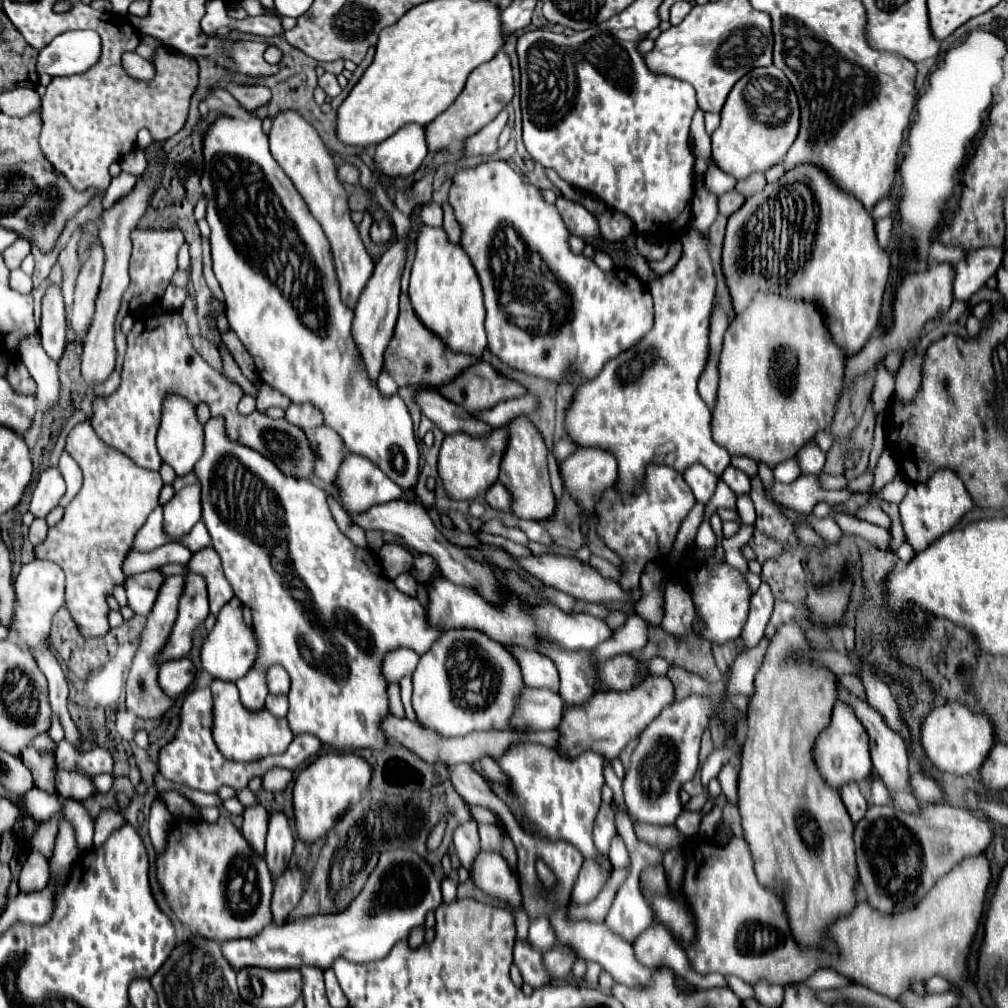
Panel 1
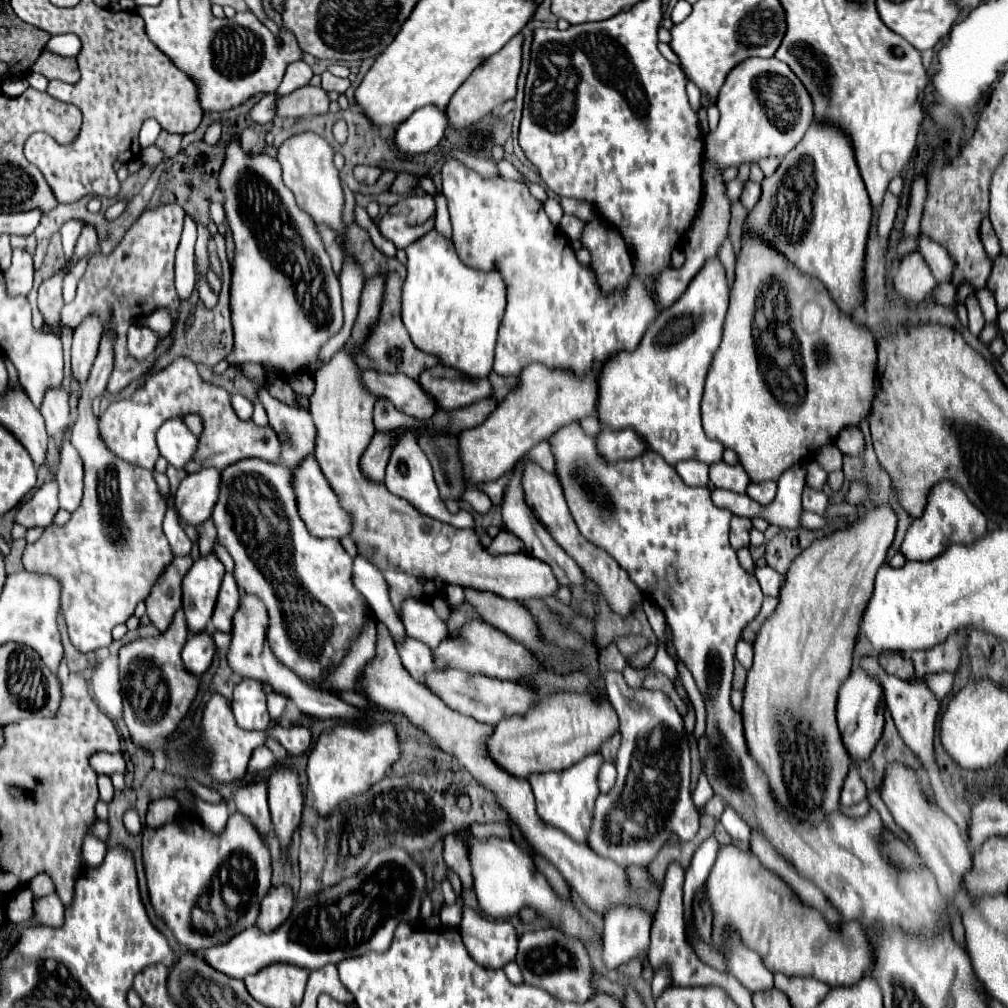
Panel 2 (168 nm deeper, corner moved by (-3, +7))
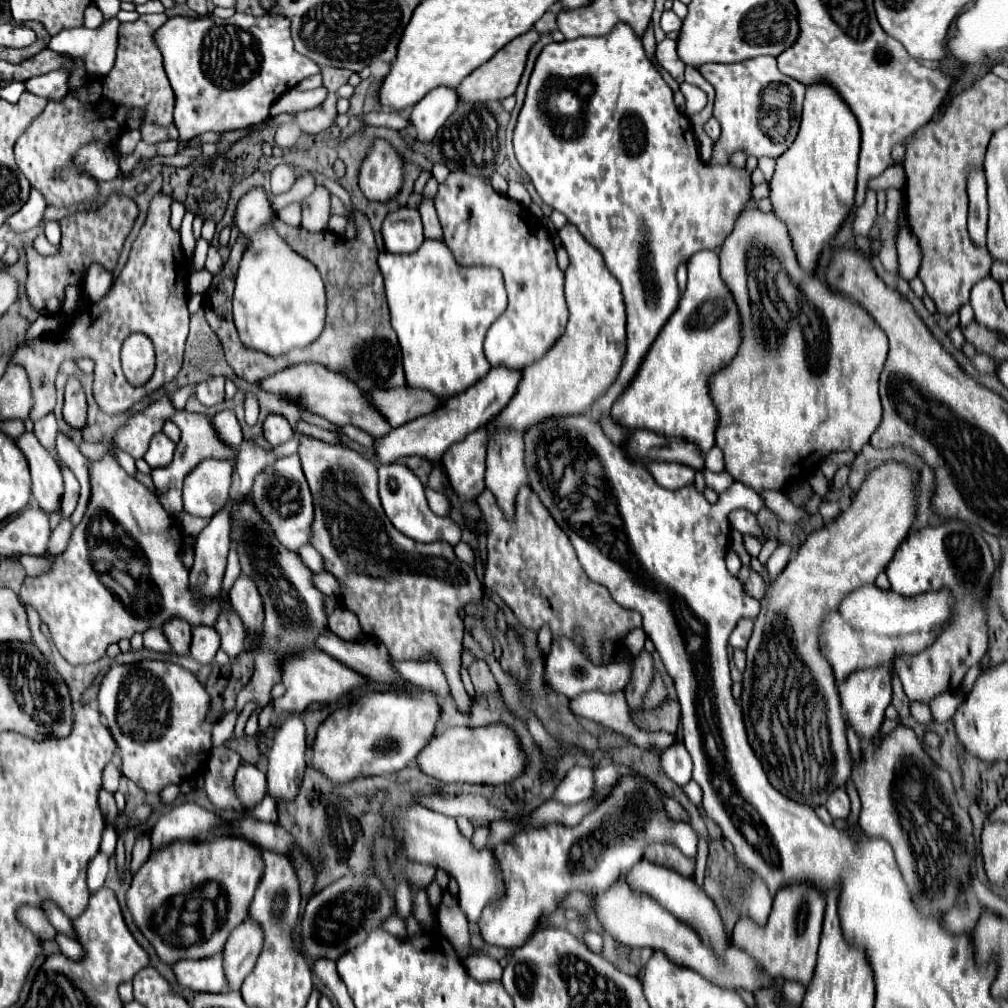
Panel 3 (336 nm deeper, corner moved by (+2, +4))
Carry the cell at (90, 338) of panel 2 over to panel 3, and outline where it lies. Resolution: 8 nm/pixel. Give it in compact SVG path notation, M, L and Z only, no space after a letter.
M70 379L66 385L62 419L72 429L82 431L86 427L86 397L78 379Z

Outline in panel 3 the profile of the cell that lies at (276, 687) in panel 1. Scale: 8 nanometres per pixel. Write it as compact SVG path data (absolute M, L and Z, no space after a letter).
M240 575L234 587L230 589L230 601L248 629L262 627L264 605L262 605L262 597L258 593L254 579L250 579L248 575Z

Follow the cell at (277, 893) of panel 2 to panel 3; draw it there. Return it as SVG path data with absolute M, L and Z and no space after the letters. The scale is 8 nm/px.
M240 923L224 945L224 973L230 991L240 991L244 977L252 971L262 947L262 929L252 923Z

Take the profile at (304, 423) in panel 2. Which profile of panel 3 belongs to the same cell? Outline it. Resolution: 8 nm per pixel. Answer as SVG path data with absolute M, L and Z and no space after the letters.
M274 413L264 419L262 431L264 431L264 439L268 441L270 447L278 447L278 445L286 443L294 435L290 423L282 415L274 415Z

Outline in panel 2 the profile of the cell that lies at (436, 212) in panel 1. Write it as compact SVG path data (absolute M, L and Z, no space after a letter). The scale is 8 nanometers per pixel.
M431 194L407 196L381 218L379 230L397 248L407 248L435 226L435 200Z

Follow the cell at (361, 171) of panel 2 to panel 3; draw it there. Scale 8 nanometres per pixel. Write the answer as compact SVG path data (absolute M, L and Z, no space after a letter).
M376 139L360 167L360 191L368 201L386 203L394 199L404 185L404 161L396 149Z

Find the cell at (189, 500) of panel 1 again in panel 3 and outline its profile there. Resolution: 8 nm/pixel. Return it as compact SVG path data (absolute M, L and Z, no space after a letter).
M204 459L184 481L184 511L196 517L212 517L228 501L234 461Z

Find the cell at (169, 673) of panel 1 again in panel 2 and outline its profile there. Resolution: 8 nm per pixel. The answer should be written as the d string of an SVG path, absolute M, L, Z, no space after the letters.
M201 632L201 634L189 634L181 658L185 670L189 670L195 676L201 676L209 668L213 654L215 654L215 644L211 640L211 634Z

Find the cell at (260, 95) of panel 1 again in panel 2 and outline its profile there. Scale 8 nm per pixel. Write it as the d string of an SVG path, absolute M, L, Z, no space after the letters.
M303 86L291 94L279 96L275 100L277 114L281 118L305 118L315 114L325 114L329 110L329 98L323 88Z

